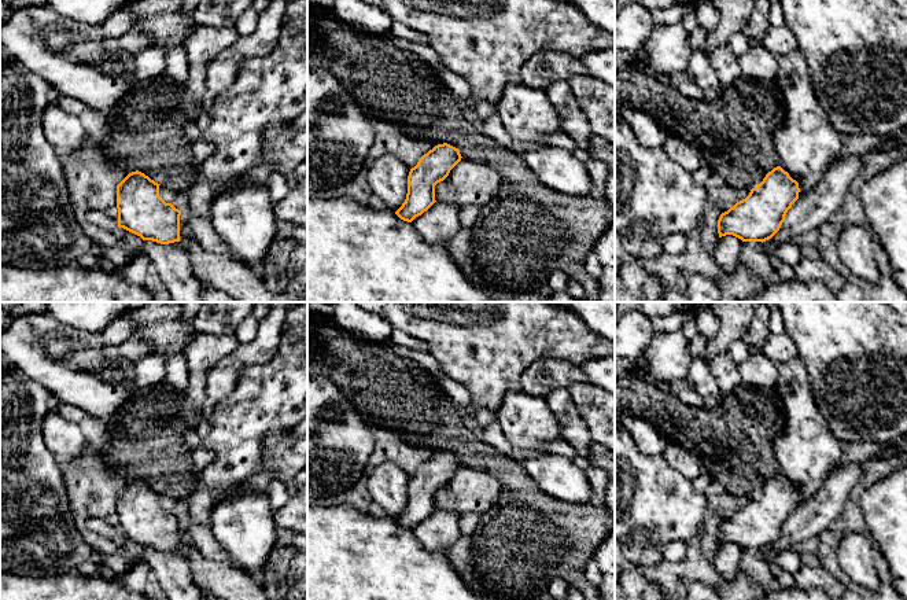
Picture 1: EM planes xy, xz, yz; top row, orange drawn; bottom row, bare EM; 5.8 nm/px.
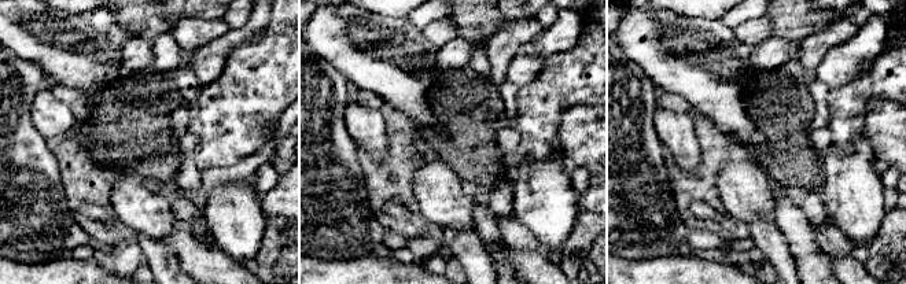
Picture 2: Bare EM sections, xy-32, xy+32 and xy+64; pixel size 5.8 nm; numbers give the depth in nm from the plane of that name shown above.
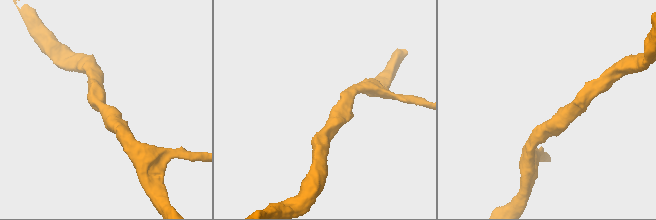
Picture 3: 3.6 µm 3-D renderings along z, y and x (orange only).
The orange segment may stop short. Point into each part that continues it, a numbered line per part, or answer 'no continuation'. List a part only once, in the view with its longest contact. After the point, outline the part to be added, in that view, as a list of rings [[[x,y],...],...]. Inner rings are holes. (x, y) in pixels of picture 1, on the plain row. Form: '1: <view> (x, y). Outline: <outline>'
no continuation

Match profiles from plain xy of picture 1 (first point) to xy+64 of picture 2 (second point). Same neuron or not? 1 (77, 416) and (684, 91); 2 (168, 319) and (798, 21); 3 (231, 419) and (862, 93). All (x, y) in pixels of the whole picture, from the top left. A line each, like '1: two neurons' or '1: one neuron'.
1: two neurons
2: one neuron
3: one neuron

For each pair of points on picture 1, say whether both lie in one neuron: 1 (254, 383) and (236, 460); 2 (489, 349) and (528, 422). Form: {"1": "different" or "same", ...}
{"1": "same", "2": "different"}

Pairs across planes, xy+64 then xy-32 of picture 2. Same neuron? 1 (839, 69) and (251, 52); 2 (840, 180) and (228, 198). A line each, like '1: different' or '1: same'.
1: different
2: same

